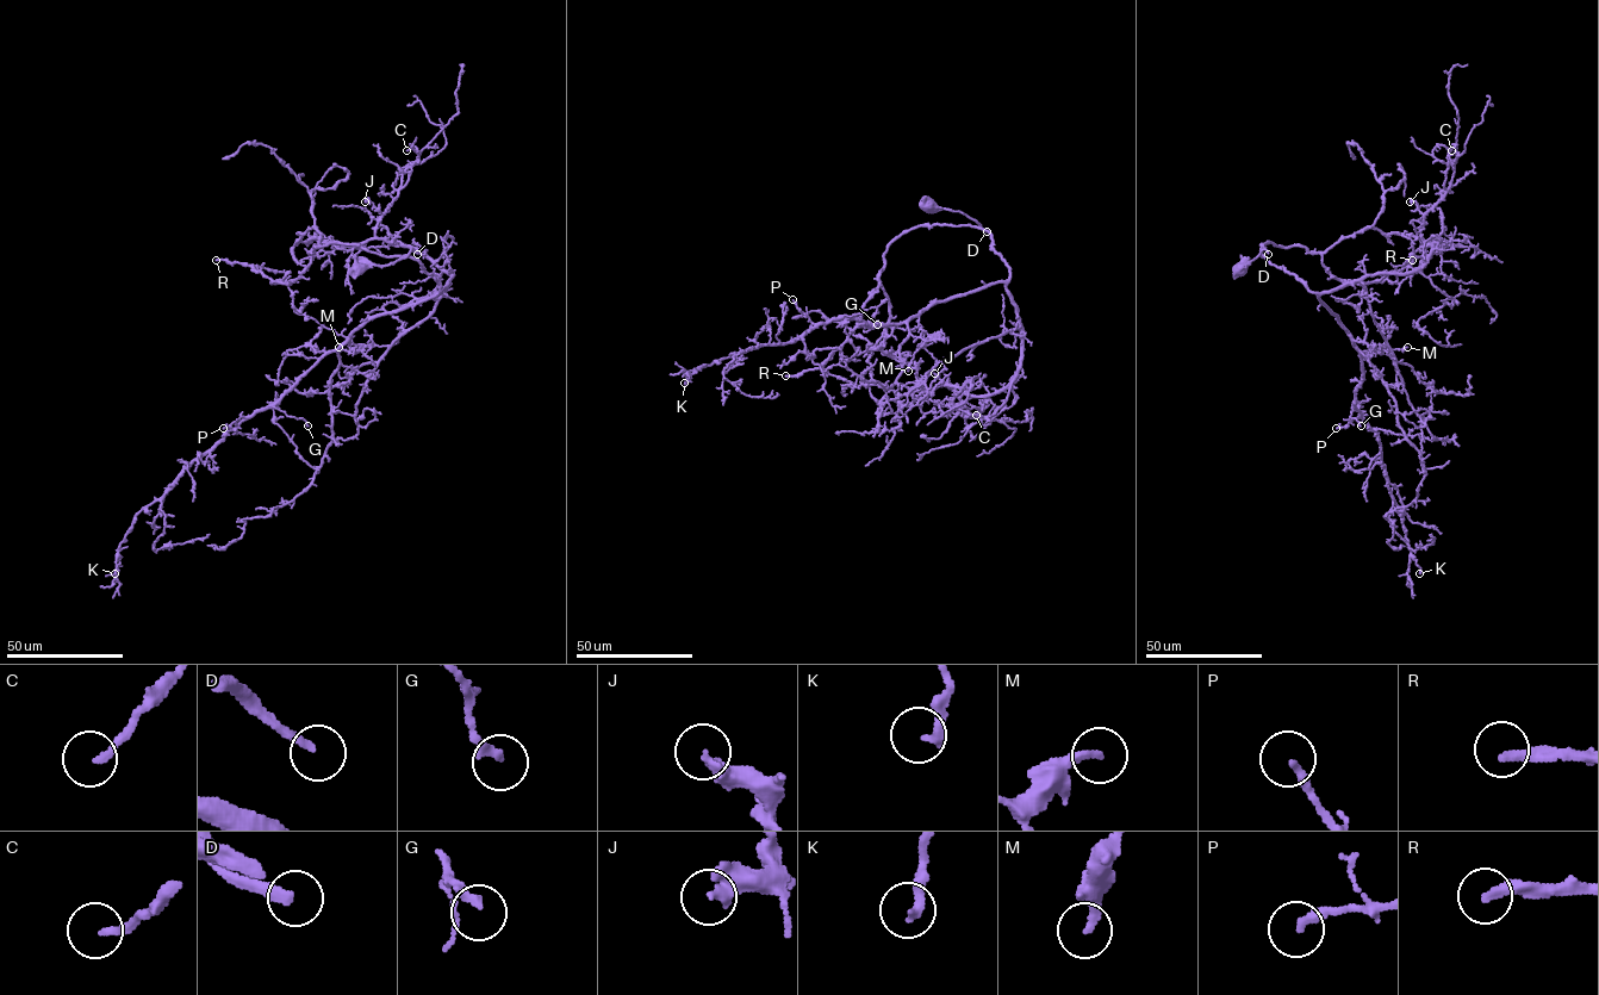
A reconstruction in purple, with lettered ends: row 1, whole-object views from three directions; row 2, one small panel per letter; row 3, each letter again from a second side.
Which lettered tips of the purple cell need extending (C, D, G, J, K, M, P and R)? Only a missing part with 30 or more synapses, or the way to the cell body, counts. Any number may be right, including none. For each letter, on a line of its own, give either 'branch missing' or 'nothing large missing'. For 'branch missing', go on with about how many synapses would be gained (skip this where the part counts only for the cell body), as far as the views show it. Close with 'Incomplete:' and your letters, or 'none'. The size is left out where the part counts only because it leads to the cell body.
C: nothing large missing
D: nothing large missing
G: nothing large missing
J: nothing large missing
K: nothing large missing
M: nothing large missing
P: nothing large missing
R: branch missing; 60 synapses
Incomplete: R

